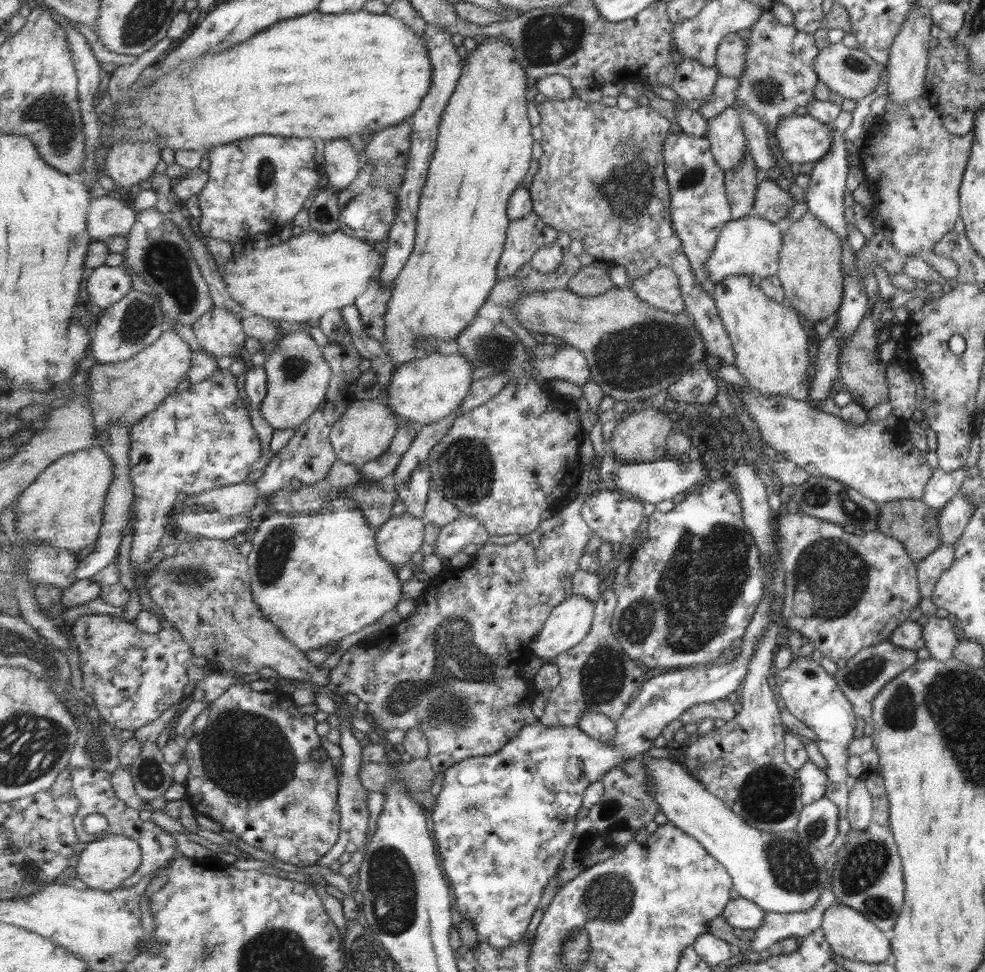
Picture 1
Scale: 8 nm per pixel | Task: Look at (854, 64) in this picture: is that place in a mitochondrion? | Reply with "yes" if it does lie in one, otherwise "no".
yes

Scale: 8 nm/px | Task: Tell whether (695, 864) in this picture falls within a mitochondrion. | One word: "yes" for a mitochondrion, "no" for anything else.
no

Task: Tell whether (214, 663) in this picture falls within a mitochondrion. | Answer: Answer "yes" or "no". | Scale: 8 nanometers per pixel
no

